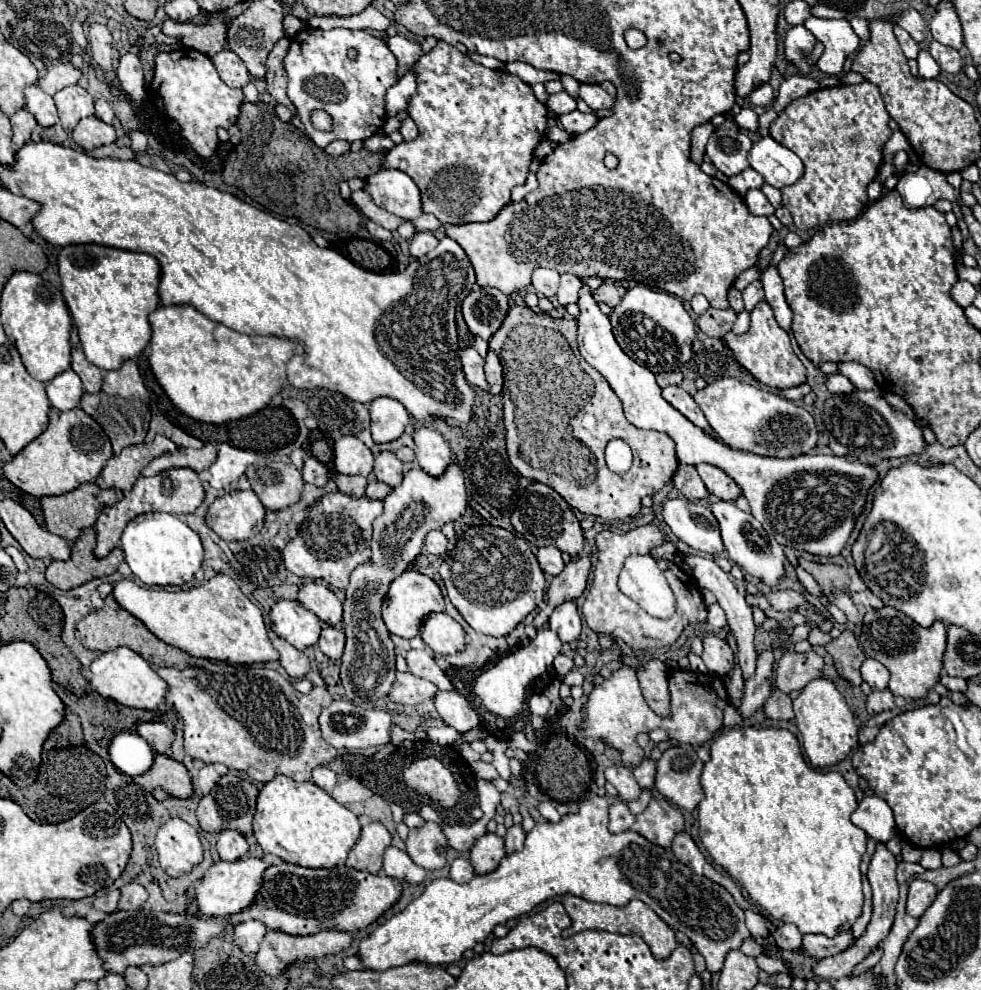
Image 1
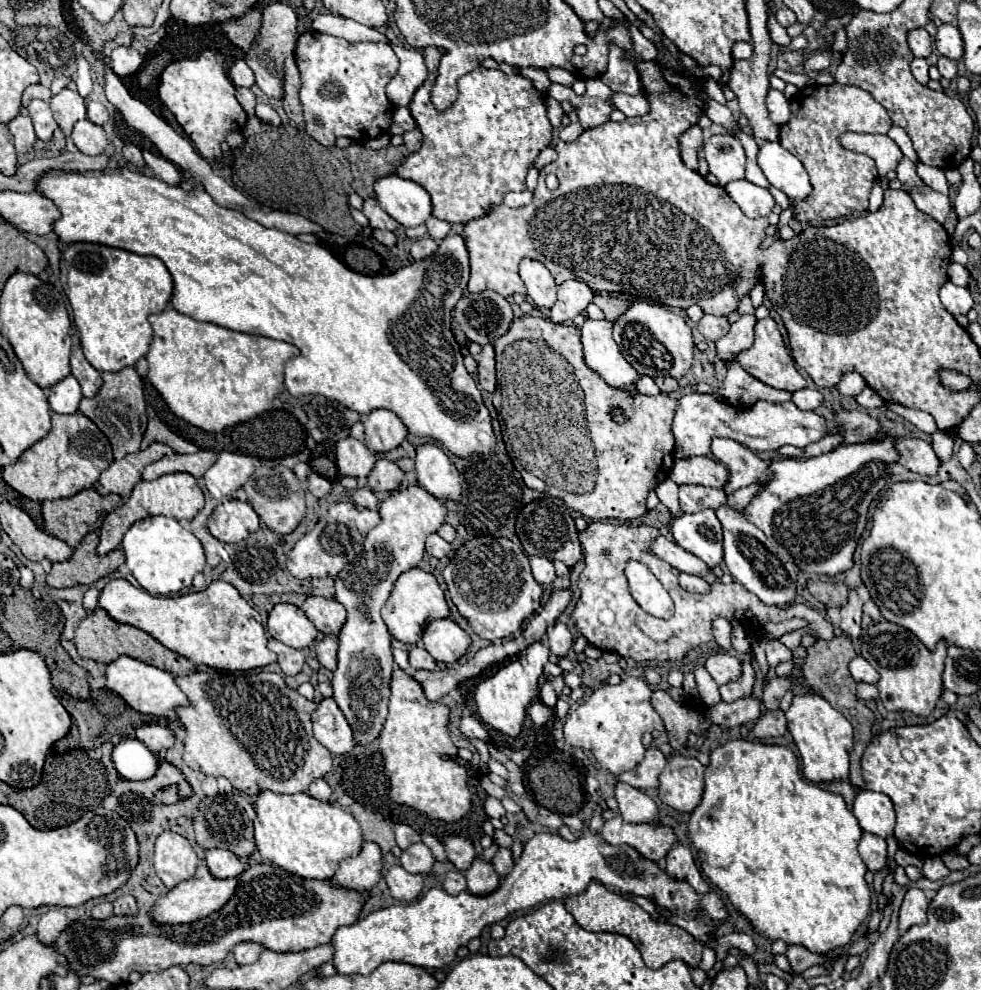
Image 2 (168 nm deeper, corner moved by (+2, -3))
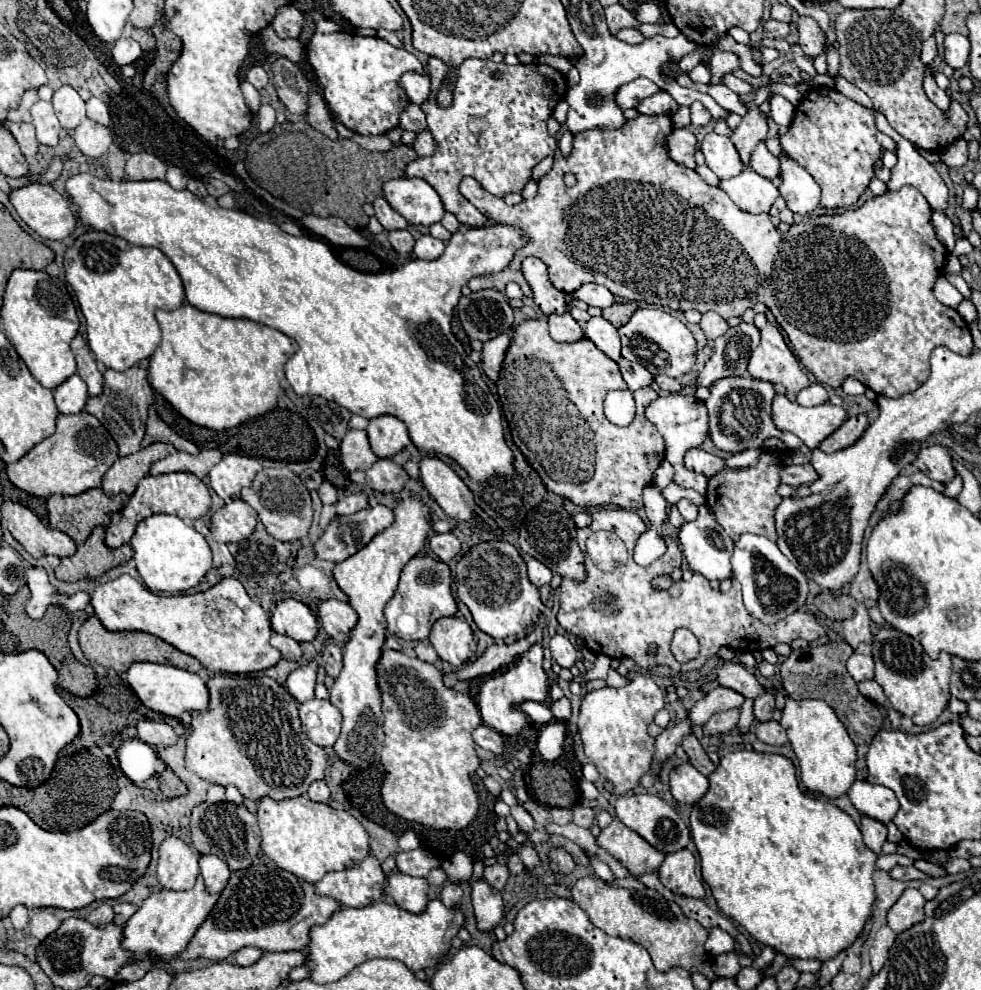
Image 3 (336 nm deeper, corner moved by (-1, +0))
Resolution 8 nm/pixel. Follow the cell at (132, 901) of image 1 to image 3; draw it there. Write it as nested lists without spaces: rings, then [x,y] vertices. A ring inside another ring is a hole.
[[[124,902],[124,904],[114,904],[114,912],[116,912],[114,922],[120,924],[120,926],[124,926],[124,924],[128,922],[128,918],[136,912],[136,906],[132,906],[132,904],[128,904],[128,902]]]

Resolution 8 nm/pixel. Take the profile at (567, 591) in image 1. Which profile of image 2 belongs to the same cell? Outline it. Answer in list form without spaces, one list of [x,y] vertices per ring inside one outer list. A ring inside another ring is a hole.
[[[563,589],[559,593],[553,593],[551,599],[547,601],[547,605],[543,607],[543,619],[547,621],[547,625],[553,625],[557,621],[557,617],[563,613],[563,609],[569,605],[571,601],[571,591],[569,589]]]

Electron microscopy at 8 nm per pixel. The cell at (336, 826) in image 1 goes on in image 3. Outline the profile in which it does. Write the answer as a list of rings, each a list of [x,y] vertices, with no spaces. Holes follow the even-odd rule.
[[[306,794],[280,802],[264,796],[258,802],[256,814],[262,834],[262,852],[282,870],[288,870],[310,884],[320,882],[324,874],[332,870],[354,866],[370,852],[368,832],[352,814],[346,810],[330,808],[328,804],[314,802]]]

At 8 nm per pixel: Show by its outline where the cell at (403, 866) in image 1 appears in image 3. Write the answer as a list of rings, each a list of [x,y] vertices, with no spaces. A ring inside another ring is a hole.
[[[394,870],[388,876],[390,884],[390,894],[396,900],[396,904],[408,912],[422,912],[426,902],[428,902],[428,882],[426,878],[414,878],[406,876],[398,870]]]

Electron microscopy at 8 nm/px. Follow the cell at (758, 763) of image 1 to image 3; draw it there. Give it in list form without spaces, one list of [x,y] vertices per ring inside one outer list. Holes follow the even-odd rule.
[[[736,750],[728,752],[720,758],[716,770],[708,776],[710,788],[708,792],[694,804],[692,814],[690,814],[690,832],[692,840],[696,844],[696,849],[702,864],[702,878],[704,882],[712,888],[712,894],[716,898],[718,908],[732,920],[736,920],[746,932],[756,938],[762,944],[772,946],[774,950],[782,952],[788,958],[818,958],[818,960],[830,960],[834,958],[840,950],[846,950],[852,946],[852,942],[858,938],[858,934],[864,928],[864,922],[872,914],[872,904],[876,900],[874,894],[874,864],[876,864],[876,854],[862,842],[862,832],[856,826],[856,822],[838,806],[834,806],[826,798],[818,798],[812,794],[806,794],[800,790],[798,780],[796,780],[796,768],[790,758],[780,756],[780,754],[764,754],[756,750]]]

